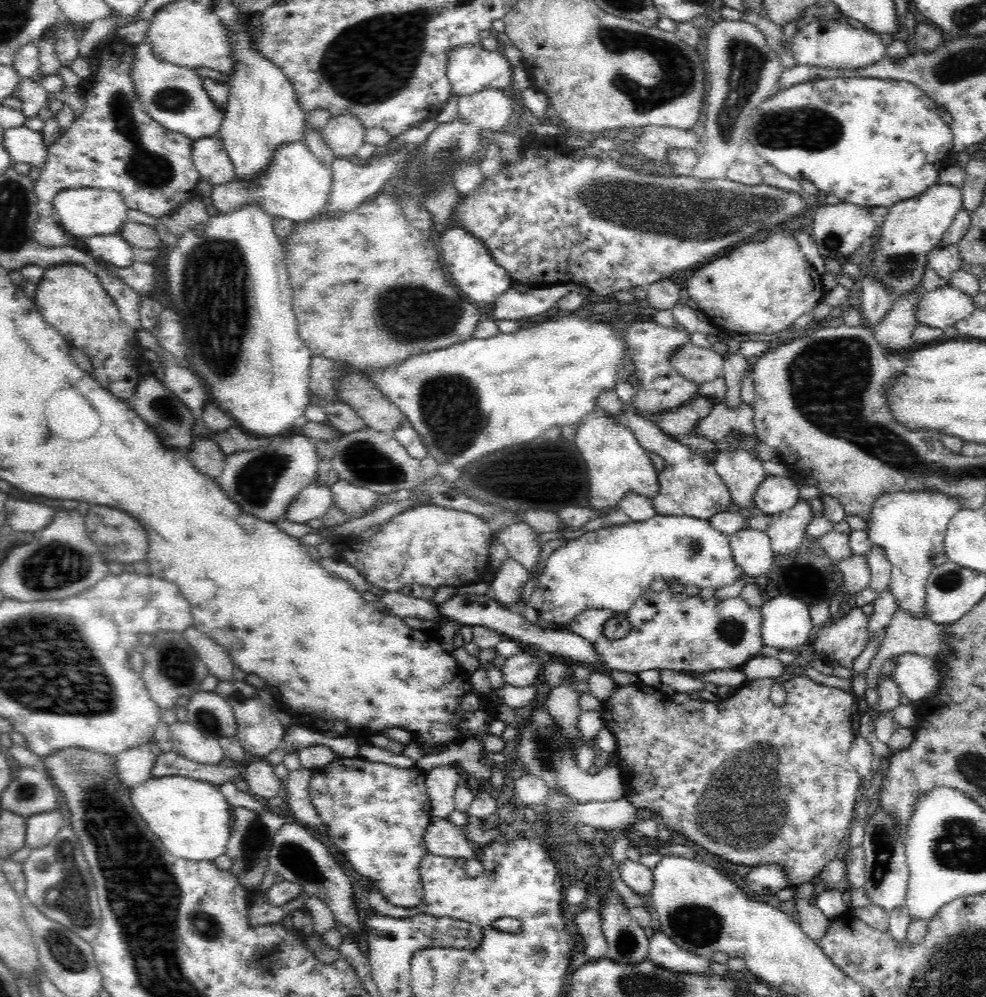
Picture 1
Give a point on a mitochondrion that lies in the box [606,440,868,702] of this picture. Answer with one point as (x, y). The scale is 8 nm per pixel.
(731, 630)

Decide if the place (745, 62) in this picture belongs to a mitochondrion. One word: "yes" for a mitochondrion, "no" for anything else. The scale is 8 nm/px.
yes

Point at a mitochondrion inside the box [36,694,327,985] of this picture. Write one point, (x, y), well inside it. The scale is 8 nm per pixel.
(70, 894)

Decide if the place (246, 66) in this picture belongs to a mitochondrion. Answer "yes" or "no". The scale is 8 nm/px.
no

